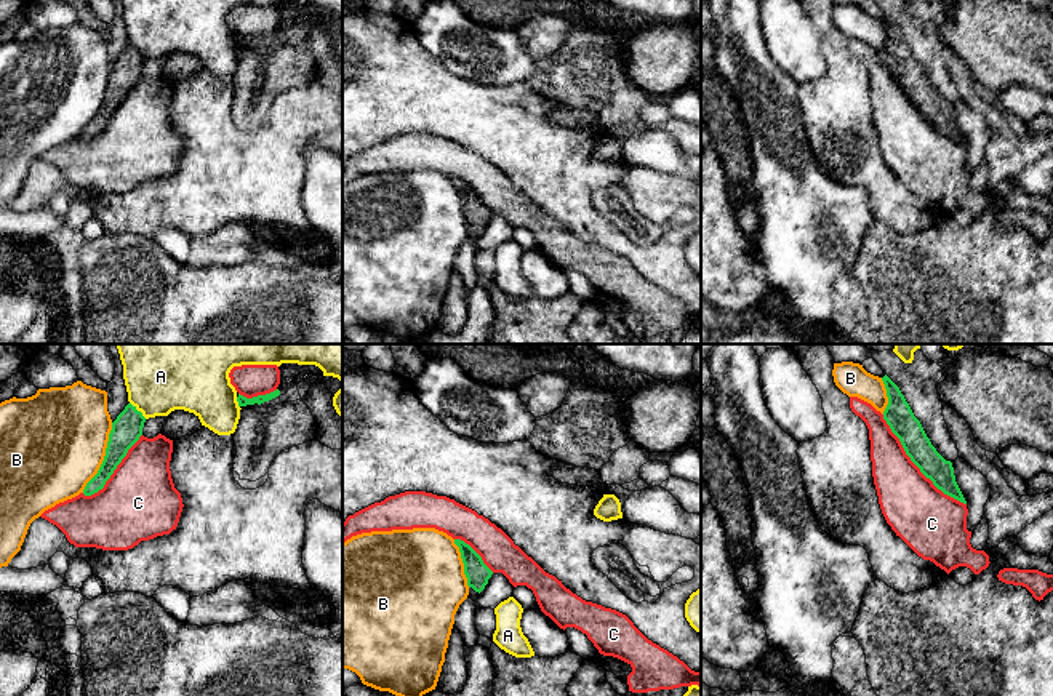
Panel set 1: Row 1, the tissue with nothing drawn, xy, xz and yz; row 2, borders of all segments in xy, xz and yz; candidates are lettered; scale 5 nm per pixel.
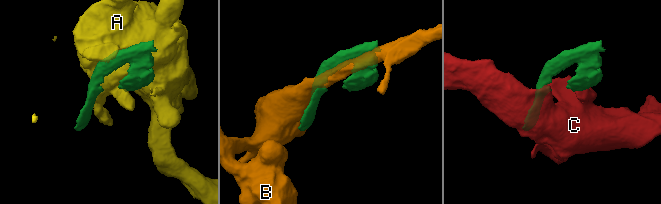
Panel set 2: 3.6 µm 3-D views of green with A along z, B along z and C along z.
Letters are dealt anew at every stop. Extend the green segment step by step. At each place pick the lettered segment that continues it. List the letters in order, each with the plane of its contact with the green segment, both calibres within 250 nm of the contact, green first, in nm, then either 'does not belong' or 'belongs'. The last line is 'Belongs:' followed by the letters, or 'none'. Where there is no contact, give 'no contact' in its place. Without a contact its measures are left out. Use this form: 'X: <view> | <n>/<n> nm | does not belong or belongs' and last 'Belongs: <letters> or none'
A: xy | 150/280 nm | does not belong
B: xy | 150/480 nm | does not belong
C: yz | 140/320 nm | does not belong
Belongs: none

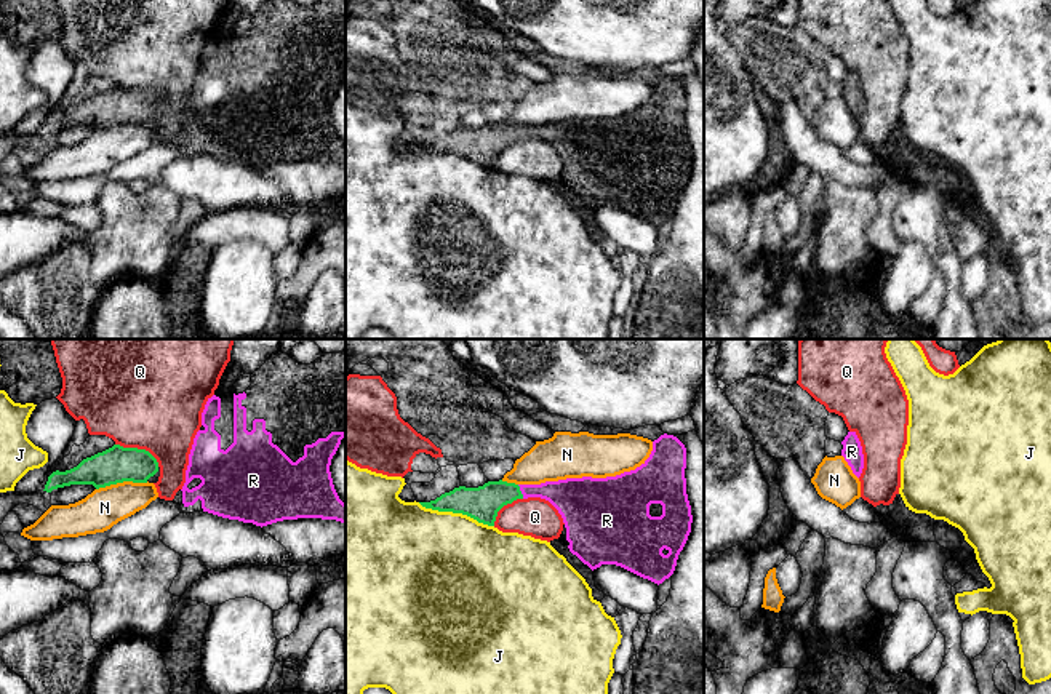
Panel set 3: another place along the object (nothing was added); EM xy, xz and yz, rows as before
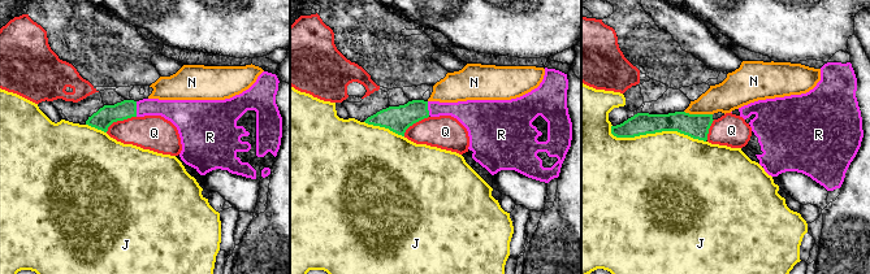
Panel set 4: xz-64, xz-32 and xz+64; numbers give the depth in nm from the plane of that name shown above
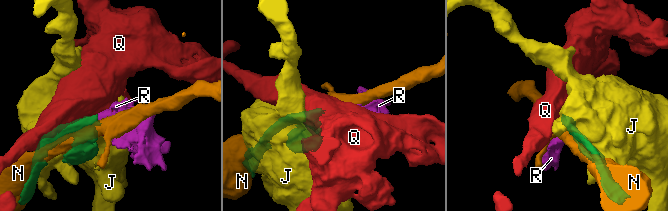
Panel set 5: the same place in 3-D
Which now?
J: xz | 170/480 nm | does not belong
N: xy | 190/200 nm | does not belong
Q: xy | 190/460 nm | does not belong
R: xz | 170/180 nm | belongs
Belongs: R

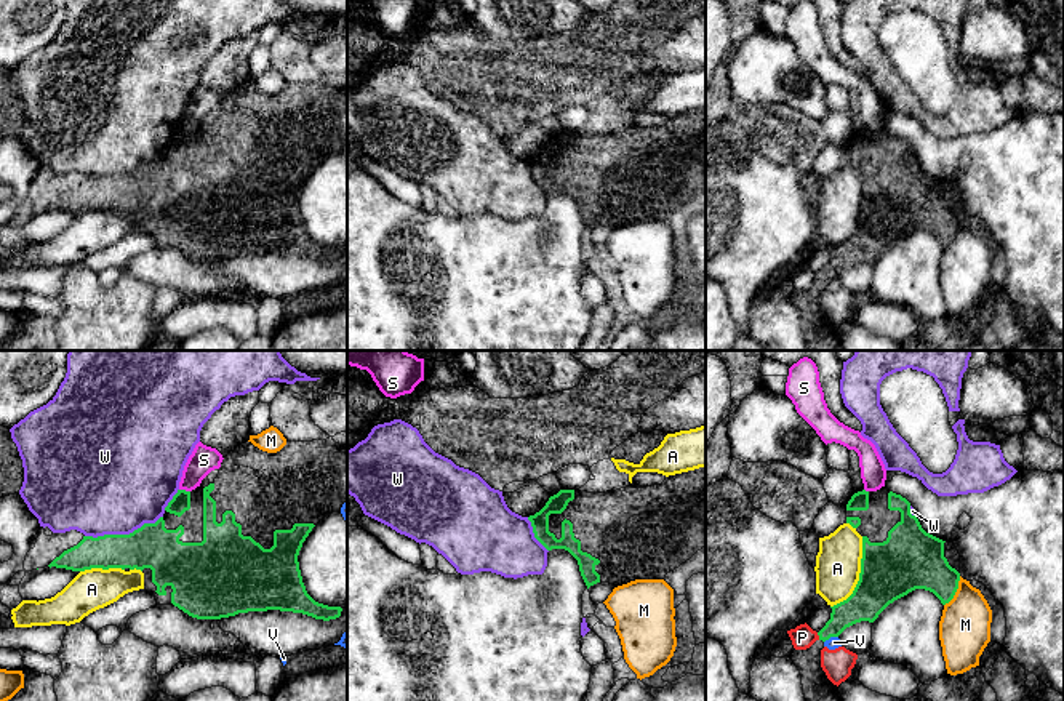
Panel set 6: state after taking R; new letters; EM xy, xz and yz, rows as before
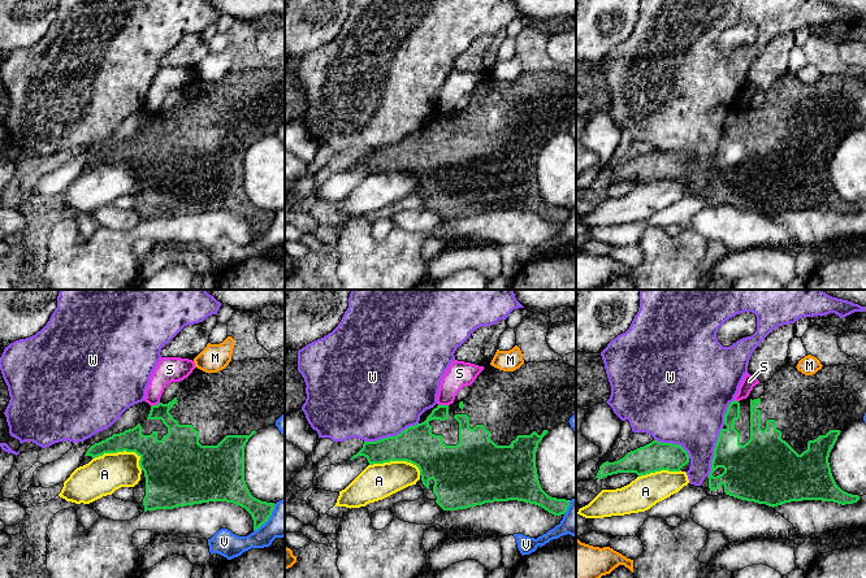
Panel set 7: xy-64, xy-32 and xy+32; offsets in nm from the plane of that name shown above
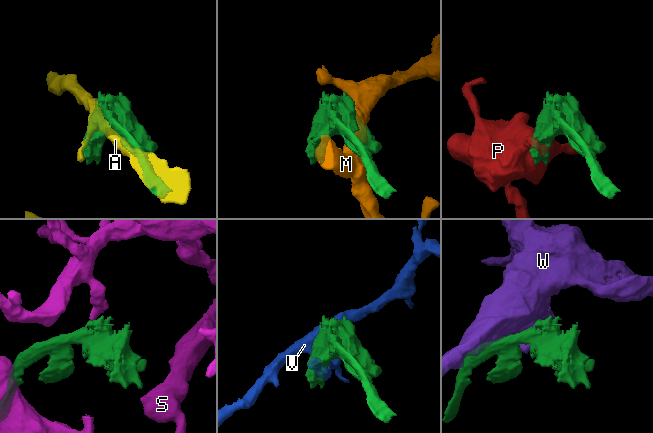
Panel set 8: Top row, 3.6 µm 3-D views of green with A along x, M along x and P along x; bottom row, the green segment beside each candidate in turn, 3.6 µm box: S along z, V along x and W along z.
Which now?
A: yz | 300/220 nm | does not belong
M: yz | 280/260 nm | does not belong
P: yz | 150/120 nm | does not belong
S: xy | 100/140 nm | does not belong
V: yz | 170/60 nm | does not belong
W: xy | 220/480 nm | does not belong
Belongs: none

